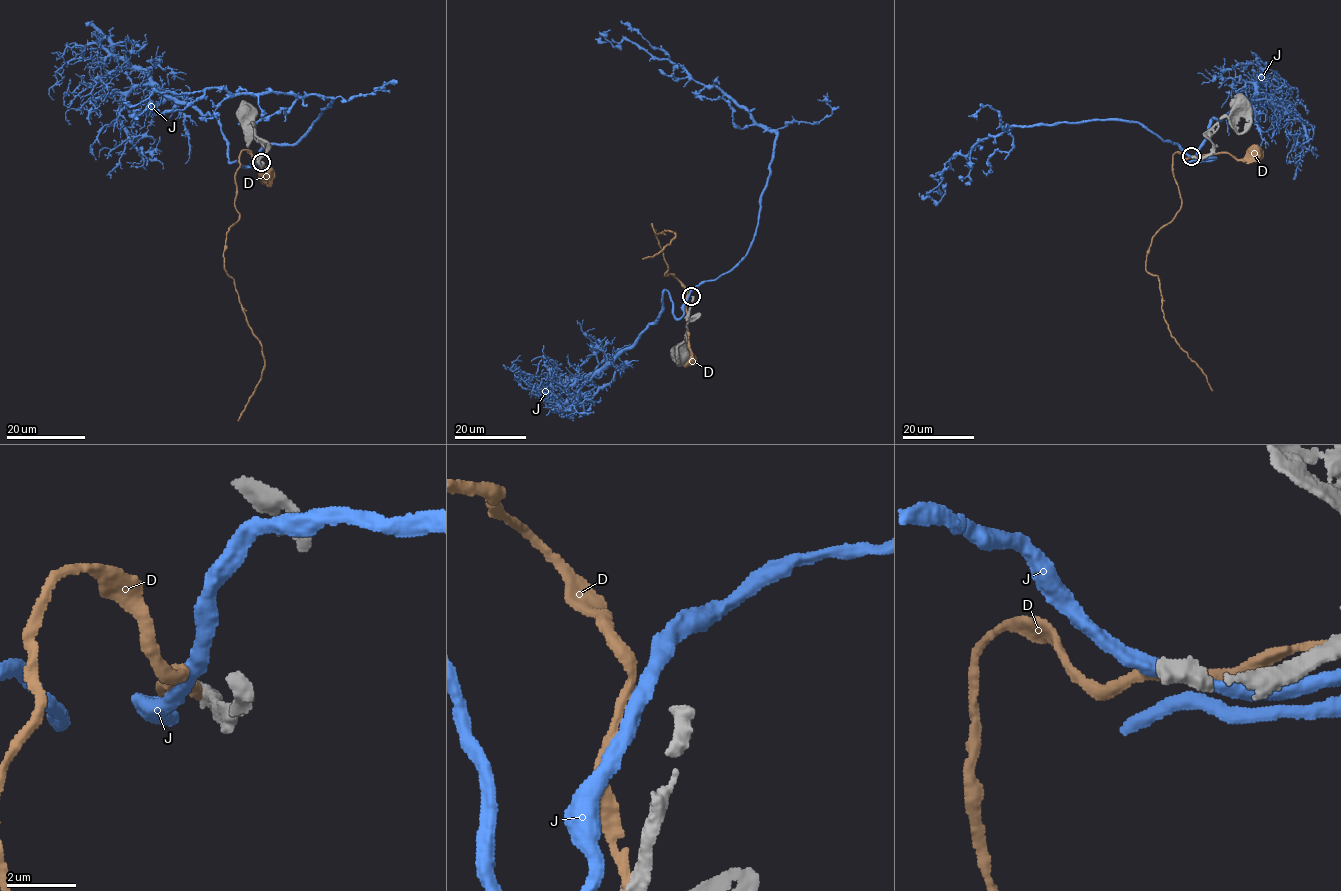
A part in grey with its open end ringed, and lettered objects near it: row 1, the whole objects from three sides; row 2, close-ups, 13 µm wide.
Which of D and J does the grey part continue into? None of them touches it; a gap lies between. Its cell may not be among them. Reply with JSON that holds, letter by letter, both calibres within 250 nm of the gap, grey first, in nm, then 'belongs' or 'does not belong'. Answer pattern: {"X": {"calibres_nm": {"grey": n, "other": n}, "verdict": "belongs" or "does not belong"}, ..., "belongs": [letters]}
{"D": {"calibres_nm": {"grey": 480, "other": 280}, "verdict": "does not belong"}, "J": {"calibres_nm": {"grey": 480, "other": 420}, "verdict": "does not belong"}, "belongs": []}

